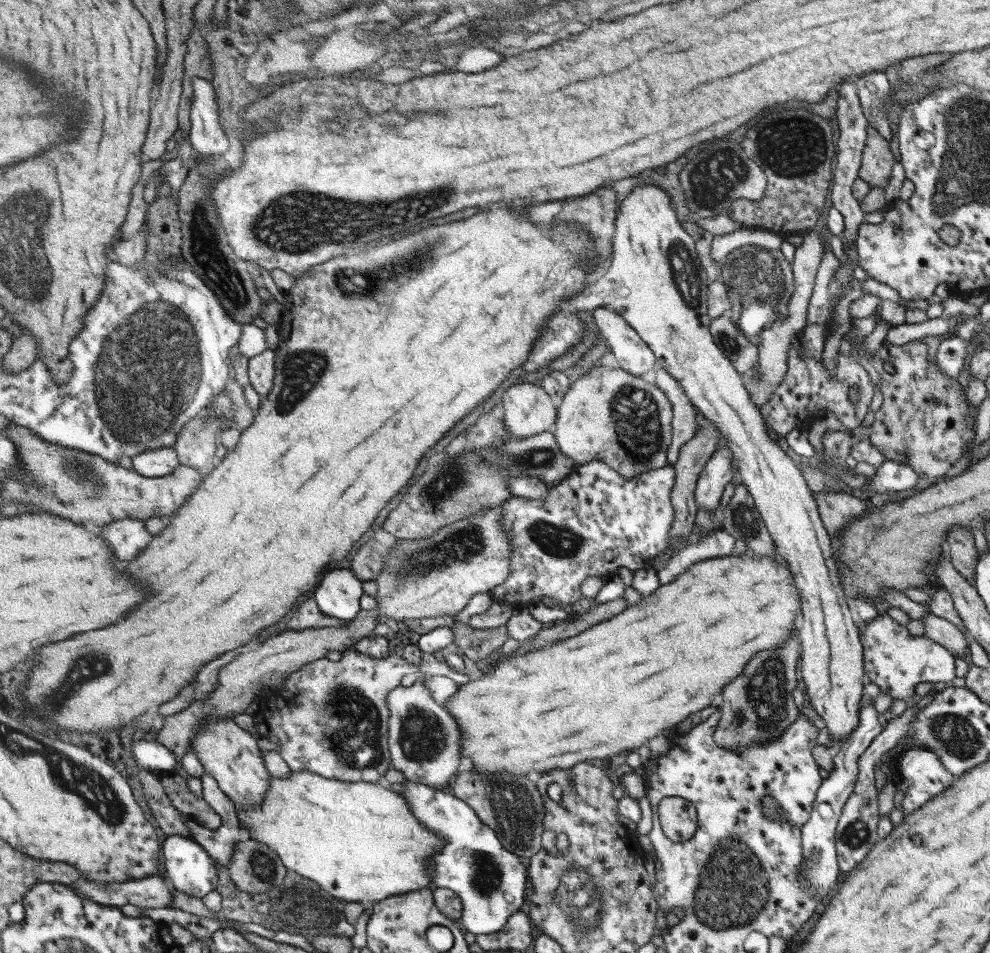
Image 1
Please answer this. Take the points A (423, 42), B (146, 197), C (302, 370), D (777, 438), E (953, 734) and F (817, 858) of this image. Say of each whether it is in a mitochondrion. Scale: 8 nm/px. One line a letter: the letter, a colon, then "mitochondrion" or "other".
A: mitochondrion
B: other
C: mitochondrion
D: other
E: mitochondrion
F: mitochondrion

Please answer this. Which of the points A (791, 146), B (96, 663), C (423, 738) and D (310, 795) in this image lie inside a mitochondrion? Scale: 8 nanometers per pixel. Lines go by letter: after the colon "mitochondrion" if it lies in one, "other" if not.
A: mitochondrion
B: mitochondrion
C: mitochondrion
D: other

